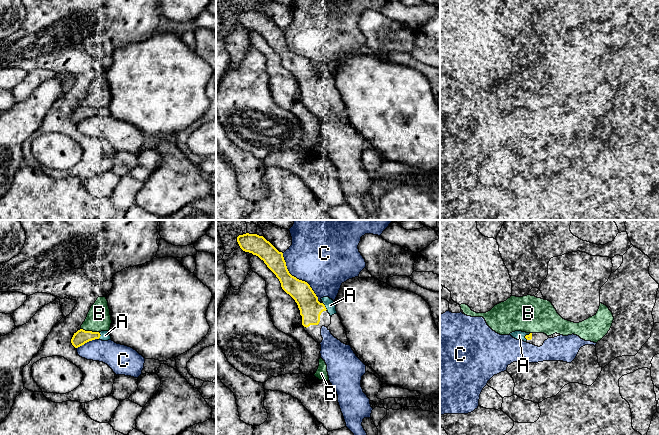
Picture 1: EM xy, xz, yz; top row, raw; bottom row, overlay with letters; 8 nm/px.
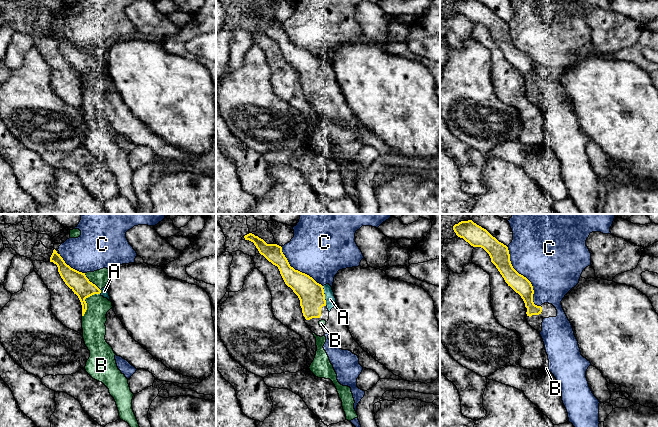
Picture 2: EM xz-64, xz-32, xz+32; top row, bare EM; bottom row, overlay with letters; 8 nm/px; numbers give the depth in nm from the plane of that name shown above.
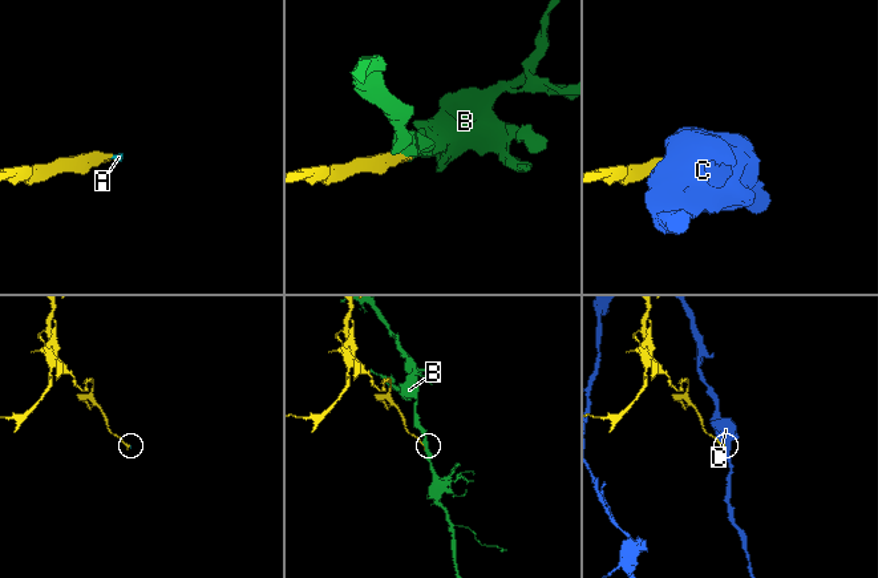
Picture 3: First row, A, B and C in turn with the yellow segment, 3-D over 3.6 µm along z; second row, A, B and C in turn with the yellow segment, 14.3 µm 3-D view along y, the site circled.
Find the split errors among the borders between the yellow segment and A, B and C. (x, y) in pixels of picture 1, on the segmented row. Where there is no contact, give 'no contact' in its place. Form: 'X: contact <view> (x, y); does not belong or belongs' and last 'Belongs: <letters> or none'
A: contact xy (100, 335); belongs
B: contact xy (90, 331); does not belong
C: contact xz (298, 279); does not belong
Belongs: A

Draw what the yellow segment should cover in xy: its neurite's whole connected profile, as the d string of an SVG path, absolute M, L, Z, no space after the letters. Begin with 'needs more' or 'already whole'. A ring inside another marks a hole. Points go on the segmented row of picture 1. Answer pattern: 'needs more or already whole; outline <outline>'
needs more; outline M80 329L76 333L74 333L71 339L71 343L75 348L78 348L84 345L85 343L95 339L108 341L111 339L110 332L109 331L92 332Z

